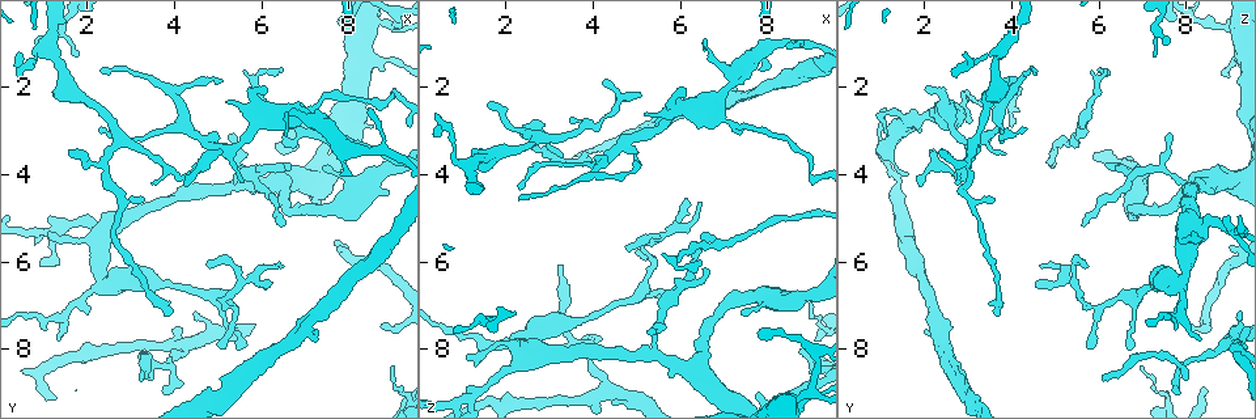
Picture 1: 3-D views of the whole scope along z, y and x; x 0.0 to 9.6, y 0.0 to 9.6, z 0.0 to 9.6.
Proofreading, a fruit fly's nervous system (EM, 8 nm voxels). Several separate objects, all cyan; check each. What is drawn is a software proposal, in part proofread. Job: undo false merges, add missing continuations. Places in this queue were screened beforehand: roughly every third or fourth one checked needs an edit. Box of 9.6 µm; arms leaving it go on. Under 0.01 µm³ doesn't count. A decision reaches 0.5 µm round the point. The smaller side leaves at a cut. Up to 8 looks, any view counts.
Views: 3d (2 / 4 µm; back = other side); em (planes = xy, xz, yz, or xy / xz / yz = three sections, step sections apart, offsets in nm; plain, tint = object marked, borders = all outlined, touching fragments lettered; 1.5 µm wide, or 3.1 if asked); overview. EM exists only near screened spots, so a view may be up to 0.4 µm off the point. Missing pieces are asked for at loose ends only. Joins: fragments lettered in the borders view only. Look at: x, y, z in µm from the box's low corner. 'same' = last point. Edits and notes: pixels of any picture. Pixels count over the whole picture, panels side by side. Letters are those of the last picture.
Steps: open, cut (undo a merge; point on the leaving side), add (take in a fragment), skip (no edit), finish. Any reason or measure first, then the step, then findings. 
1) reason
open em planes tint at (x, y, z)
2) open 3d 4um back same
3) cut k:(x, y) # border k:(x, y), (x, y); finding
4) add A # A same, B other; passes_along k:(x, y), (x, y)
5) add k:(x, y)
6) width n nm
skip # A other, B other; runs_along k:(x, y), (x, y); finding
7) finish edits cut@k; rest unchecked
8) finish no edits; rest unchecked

thin end
open 3d 4um at (3.20, 8.65, 6.10)

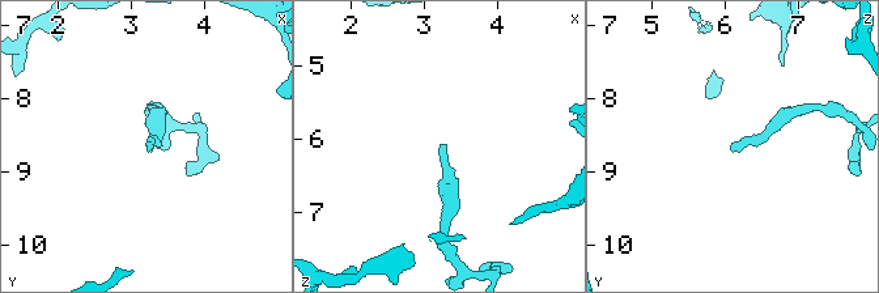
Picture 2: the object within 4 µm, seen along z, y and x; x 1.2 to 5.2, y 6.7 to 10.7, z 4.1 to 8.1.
shape alone is not enough
open em xy step 4 borders at (3.20, 8.65, 6.10)

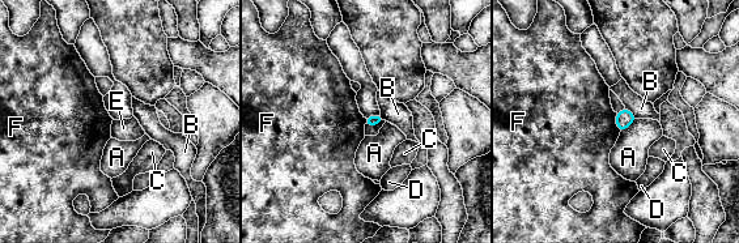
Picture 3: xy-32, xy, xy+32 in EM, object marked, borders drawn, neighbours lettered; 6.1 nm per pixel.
skip # A other, B other, C other, D other, E other, F other; border 3:(615, 113), (615, 126), (620, 131); no lettered fragment goes on from it

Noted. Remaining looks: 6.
arms part here
open em planes plain at (3.90, 8.40, 7.95)

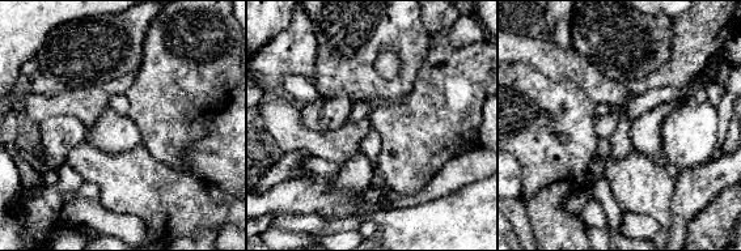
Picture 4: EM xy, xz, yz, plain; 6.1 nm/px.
see the neighbours
open em planes borders same

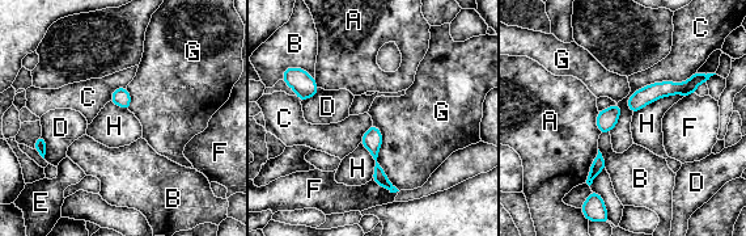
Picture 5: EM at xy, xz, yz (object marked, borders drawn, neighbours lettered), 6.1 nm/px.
skip # A other, B other, C other, D other, E other, F other, G other, H other; border 5:(696, 71), (626, 104); all the same cell

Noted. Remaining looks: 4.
branch stops here
open 3d 4um at (1.35, 7.80, 8.25)

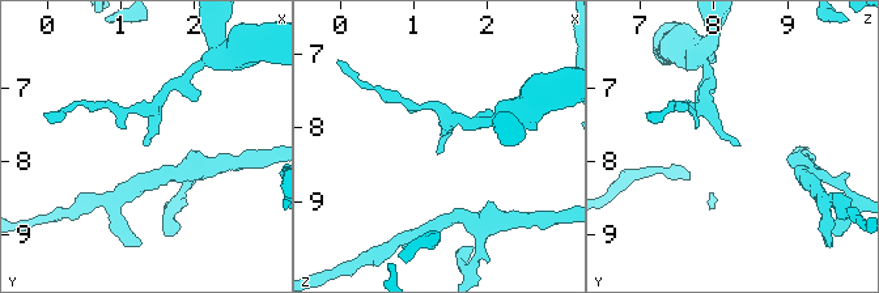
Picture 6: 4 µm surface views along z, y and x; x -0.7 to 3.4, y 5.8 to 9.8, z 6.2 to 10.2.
open em planes borders at (1.30, 7.80, 8.35)

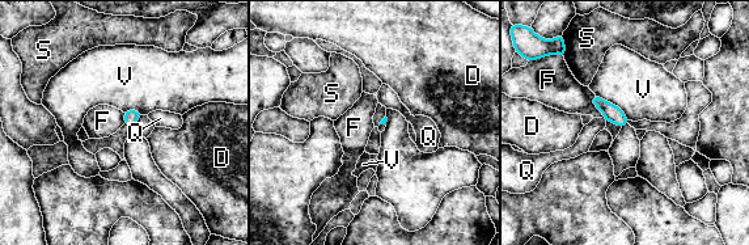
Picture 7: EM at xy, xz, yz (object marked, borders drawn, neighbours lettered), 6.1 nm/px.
longest_contact V 280 nm
skip # D other, F other, Q other, S other, V other; no lettered fragment goes on from it

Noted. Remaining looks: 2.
finish no edits; rest unchecked

